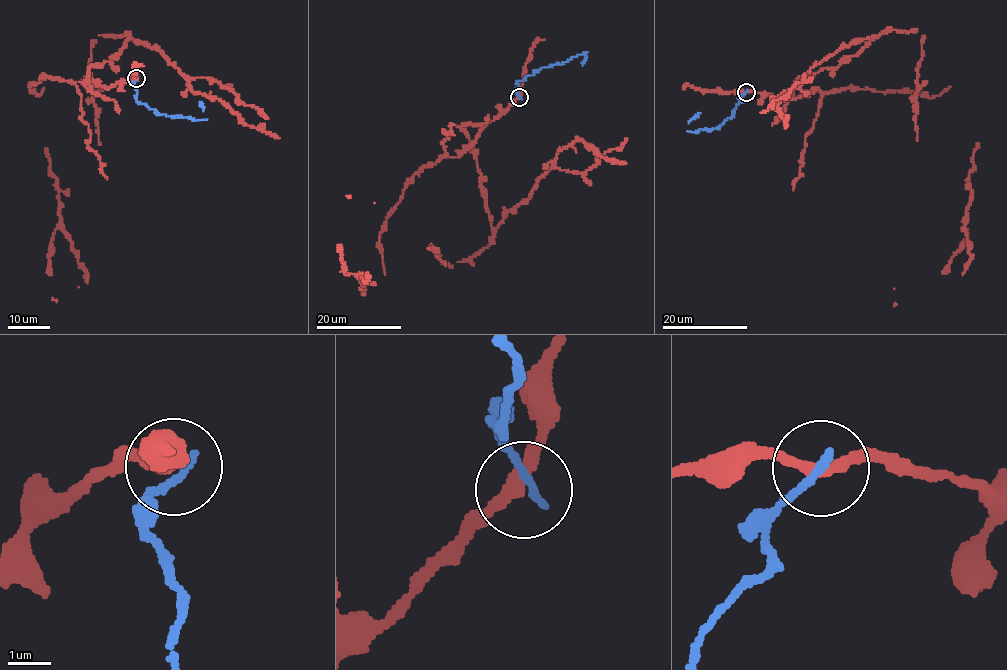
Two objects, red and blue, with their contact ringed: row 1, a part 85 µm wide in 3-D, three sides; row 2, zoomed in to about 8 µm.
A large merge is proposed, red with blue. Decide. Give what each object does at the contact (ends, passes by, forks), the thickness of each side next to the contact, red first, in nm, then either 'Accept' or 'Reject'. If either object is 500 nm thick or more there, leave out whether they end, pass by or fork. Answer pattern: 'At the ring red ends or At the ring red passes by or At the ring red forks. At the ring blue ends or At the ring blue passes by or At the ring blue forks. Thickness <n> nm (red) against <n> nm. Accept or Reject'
At the ring red passes by. At the ring blue ends. Thickness 280 nm (red) against 190 nm. Reject

